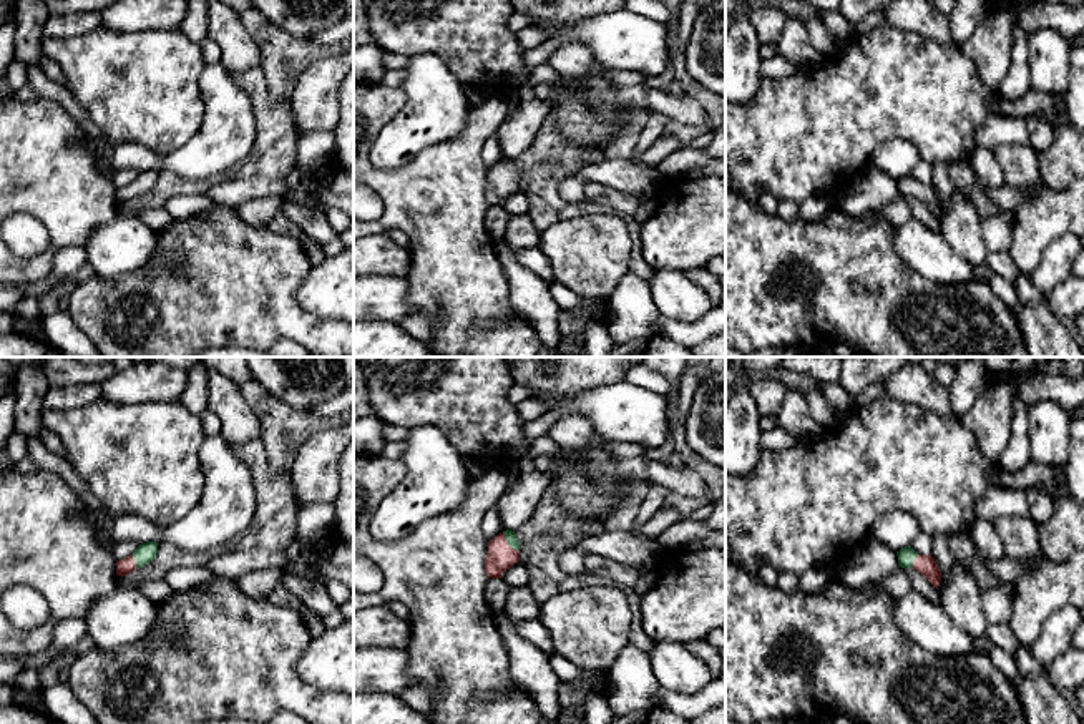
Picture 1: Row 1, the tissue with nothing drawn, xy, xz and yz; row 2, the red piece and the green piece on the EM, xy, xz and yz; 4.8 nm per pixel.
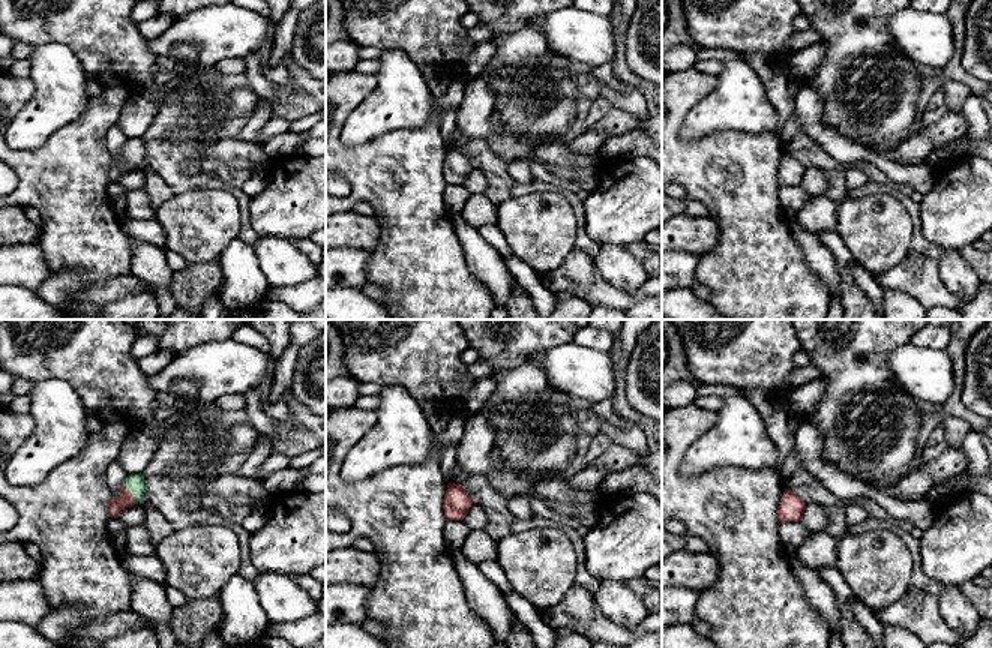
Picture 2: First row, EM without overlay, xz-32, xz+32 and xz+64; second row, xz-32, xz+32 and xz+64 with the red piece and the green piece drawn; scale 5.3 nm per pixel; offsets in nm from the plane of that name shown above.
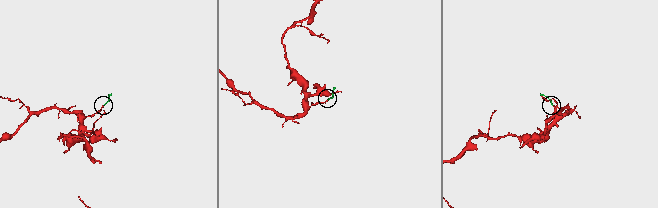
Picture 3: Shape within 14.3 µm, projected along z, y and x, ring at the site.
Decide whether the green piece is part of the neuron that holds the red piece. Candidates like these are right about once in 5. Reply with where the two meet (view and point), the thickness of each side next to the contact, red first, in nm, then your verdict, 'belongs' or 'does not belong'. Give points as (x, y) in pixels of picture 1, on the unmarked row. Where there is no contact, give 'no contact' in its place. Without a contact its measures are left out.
meets red in xz at (507, 171); 140 nm thick on the red side, 60 nm on the other; belongs

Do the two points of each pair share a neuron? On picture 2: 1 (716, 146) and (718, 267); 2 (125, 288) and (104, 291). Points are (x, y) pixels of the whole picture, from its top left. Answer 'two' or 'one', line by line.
1: one
2: one

